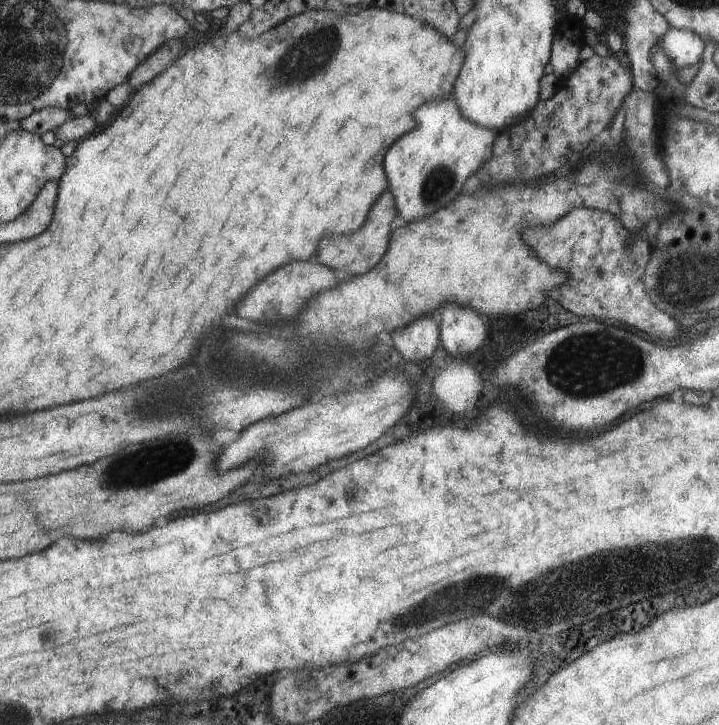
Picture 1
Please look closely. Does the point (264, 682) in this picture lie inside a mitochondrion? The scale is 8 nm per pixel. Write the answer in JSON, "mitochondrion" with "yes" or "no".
{"mitochondrion":"no"}

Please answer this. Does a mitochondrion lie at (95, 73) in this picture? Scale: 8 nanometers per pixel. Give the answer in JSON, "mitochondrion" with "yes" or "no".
{"mitochondrion":"no"}

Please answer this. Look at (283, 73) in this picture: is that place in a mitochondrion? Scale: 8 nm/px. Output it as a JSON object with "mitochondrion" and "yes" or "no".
{"mitochondrion":"yes"}

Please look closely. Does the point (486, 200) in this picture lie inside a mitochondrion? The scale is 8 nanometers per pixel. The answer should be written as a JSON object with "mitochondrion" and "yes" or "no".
{"mitochondrion":"yes"}

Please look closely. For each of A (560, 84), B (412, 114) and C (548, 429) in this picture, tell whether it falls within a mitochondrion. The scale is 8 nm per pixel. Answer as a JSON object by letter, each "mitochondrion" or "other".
{"A":"other","B":"other","C":"other"}

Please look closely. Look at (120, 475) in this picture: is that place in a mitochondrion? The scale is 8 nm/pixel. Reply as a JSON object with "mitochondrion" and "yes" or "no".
{"mitochondrion":"yes"}

